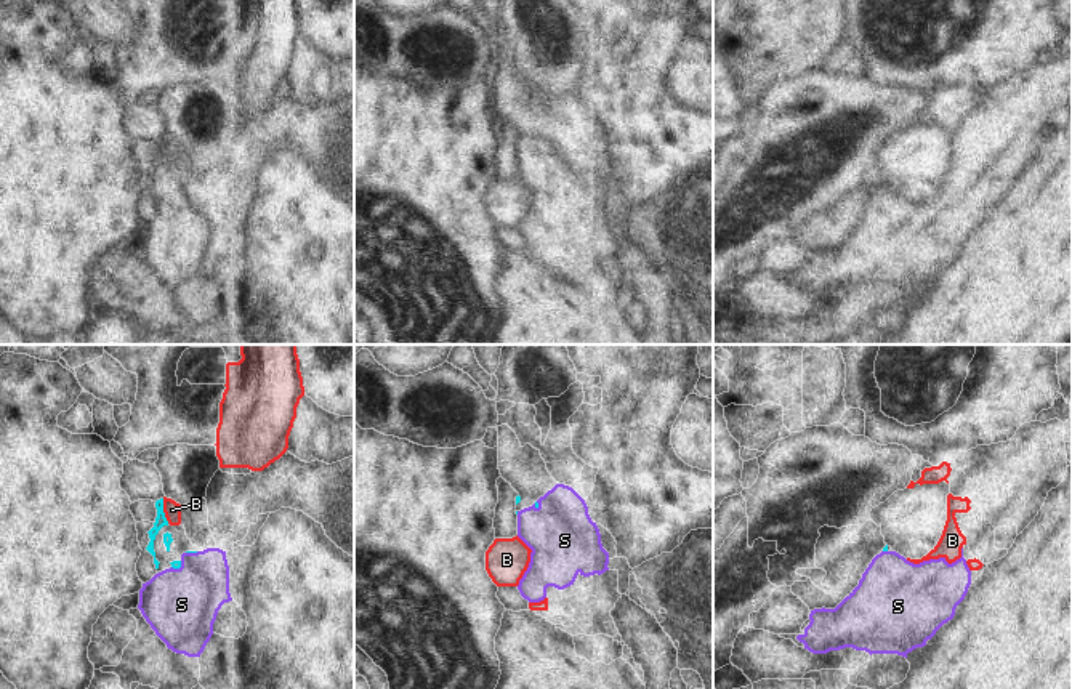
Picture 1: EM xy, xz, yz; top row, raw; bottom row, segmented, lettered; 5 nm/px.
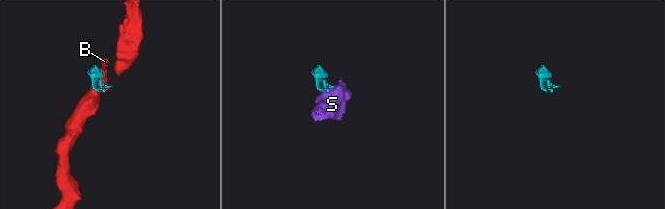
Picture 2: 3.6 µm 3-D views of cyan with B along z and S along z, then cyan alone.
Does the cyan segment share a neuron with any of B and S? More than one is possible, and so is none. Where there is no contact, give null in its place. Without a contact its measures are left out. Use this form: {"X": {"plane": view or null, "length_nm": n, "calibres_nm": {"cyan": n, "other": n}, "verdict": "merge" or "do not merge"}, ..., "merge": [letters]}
{"B": {"plane": "xy", "length_nm": 130, "calibres_nm": {"cyan": 60, "other": 90}, "verdict": "do not merge"}, "S": {"plane": "xy", "length_nm": 70, "calibres_nm": {"cyan": 50, "other": 360}, "verdict": "merge"}, "merge": ["S"]}

